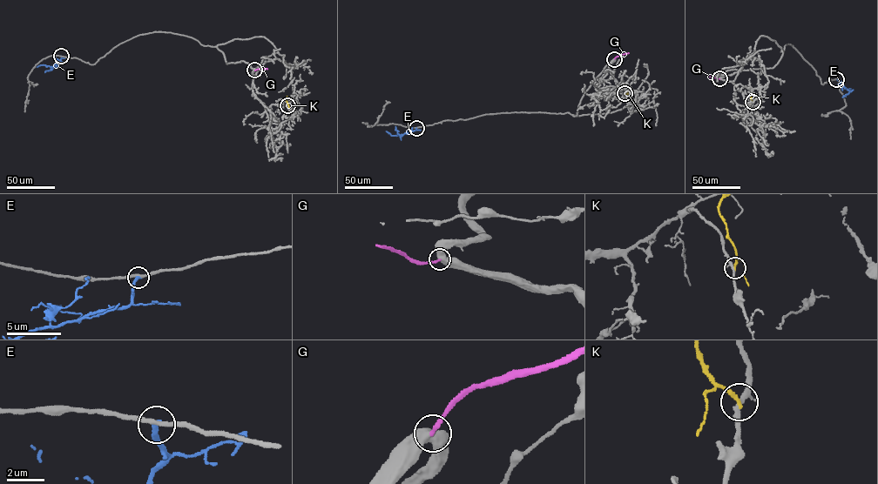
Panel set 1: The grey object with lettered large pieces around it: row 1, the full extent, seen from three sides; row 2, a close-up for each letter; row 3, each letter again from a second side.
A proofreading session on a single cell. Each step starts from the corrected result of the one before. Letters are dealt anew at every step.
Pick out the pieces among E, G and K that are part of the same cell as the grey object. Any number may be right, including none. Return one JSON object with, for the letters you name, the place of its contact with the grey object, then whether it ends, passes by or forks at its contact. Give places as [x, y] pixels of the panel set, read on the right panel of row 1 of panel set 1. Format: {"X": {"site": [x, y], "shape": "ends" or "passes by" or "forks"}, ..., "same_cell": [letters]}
{"G": {"site": [719, 78], "shape": "ends"}, "same_cell": ["G"]}

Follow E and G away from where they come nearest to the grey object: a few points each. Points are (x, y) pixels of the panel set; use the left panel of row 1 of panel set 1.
E: (61, 56), (52, 67), (34, 67)
G: (254, 70), (267, 69)

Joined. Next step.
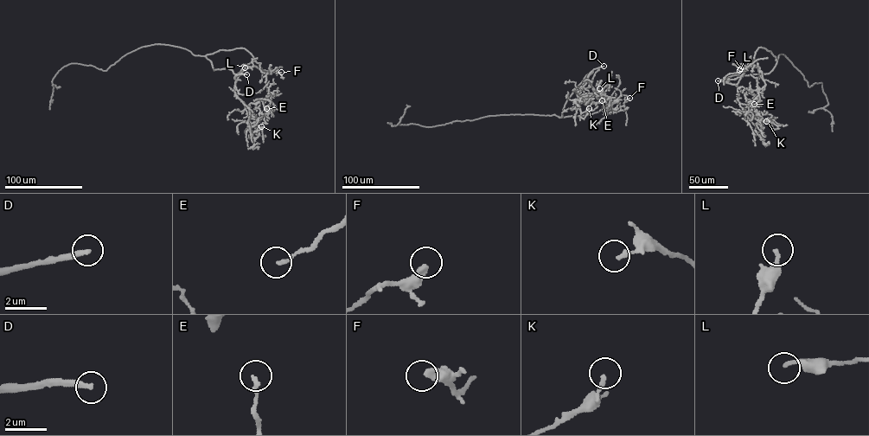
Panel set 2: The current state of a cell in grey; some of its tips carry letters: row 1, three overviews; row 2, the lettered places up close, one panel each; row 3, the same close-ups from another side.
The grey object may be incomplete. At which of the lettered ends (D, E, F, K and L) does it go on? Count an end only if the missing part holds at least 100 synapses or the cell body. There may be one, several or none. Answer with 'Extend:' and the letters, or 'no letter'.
Extend: D

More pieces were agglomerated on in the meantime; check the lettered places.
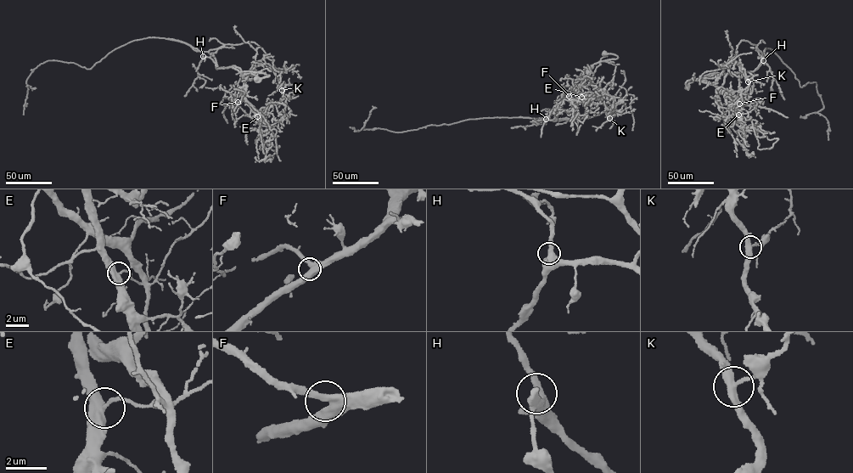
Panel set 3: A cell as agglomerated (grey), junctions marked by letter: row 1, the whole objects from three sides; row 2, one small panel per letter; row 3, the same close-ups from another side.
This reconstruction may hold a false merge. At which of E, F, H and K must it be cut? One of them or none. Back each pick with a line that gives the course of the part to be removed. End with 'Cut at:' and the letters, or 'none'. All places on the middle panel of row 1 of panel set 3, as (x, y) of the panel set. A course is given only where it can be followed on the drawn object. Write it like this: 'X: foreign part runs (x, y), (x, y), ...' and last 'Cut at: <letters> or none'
E: foreign part runs (581, 97), (582, 100), (575, 91), (582, 86), (588, 67), (562, 99), (553, 119), (511, 127)
Cut at: E

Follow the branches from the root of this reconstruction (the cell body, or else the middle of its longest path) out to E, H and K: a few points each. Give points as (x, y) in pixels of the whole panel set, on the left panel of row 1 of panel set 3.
E: (256, 79), (269, 75), (260, 73), (244, 75), (243, 91), (257, 117)
H: (256, 79), (269, 75), (253, 71), (239, 72), (232, 67), (217, 69), (212, 59), (203, 56)
K: (256, 79), (269, 75), (251, 73), (243, 78), (246, 80), (255, 67), (268, 64), (280, 75), (282, 90)

